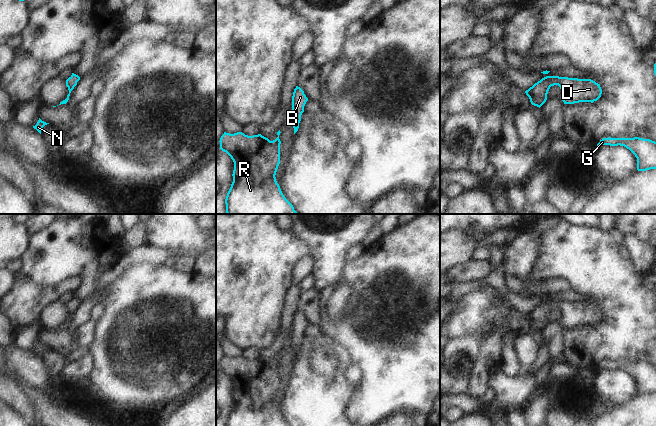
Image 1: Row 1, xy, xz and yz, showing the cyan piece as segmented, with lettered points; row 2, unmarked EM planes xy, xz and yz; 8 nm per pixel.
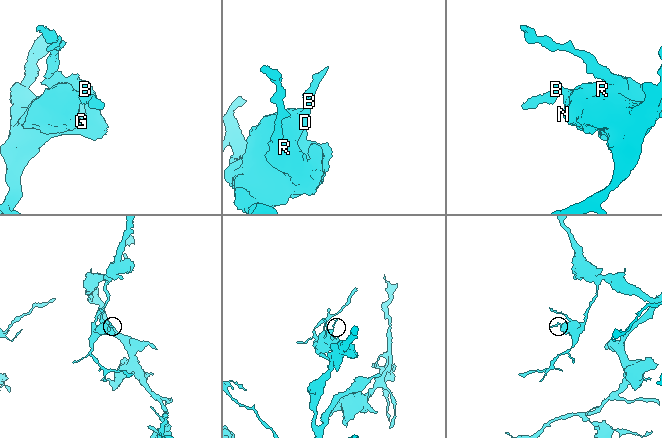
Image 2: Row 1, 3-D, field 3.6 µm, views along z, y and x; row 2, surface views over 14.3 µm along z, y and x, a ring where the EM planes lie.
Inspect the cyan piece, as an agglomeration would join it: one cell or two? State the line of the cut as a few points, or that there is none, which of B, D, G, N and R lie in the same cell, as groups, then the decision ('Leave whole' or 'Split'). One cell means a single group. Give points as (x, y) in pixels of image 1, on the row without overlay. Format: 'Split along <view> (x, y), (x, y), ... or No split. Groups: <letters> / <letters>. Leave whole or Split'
No split. Groups: B D G N R. Leave whole.

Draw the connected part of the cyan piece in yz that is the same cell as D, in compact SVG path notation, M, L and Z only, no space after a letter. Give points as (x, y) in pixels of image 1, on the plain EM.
M546 300L525 315L532 329L541 331L547 324L547 318L551 310L558 309L561 313L562 325L564 328L574 328L579 326L597 325L602 318L600 308L591 303L578 303L559 300Z

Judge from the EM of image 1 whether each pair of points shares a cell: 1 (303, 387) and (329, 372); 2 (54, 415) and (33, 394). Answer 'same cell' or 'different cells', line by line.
1: different cells
2: same cell

